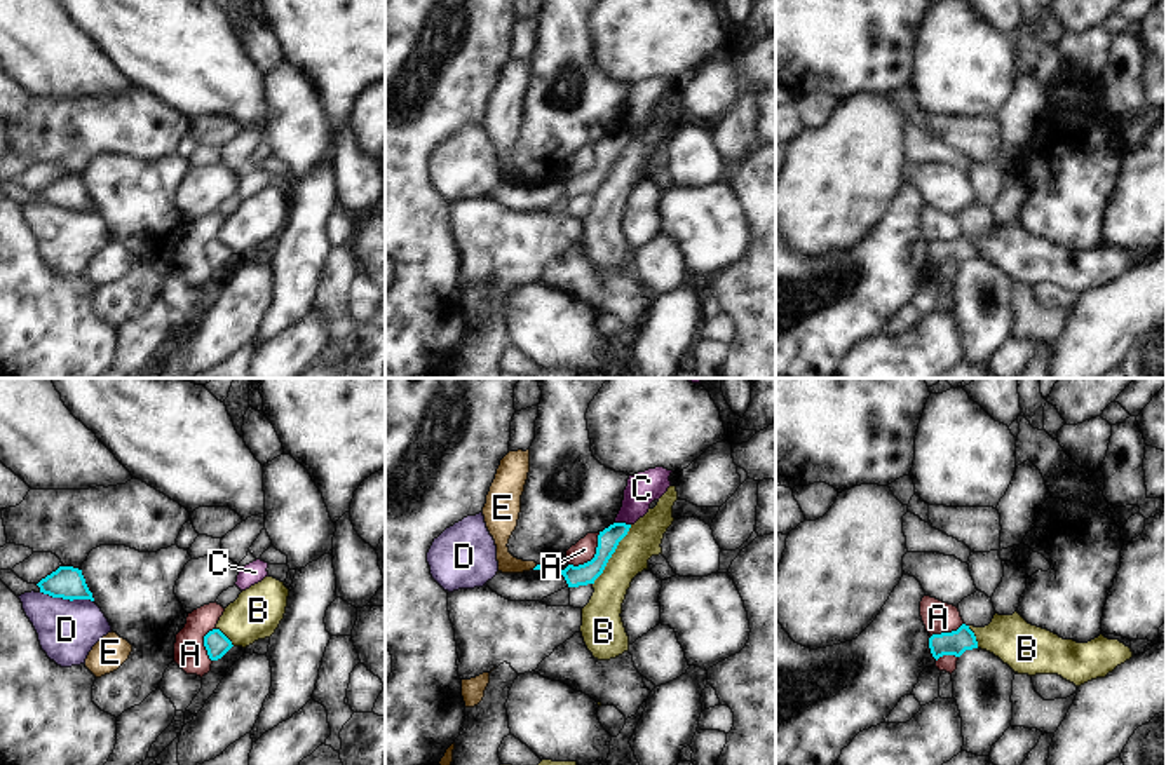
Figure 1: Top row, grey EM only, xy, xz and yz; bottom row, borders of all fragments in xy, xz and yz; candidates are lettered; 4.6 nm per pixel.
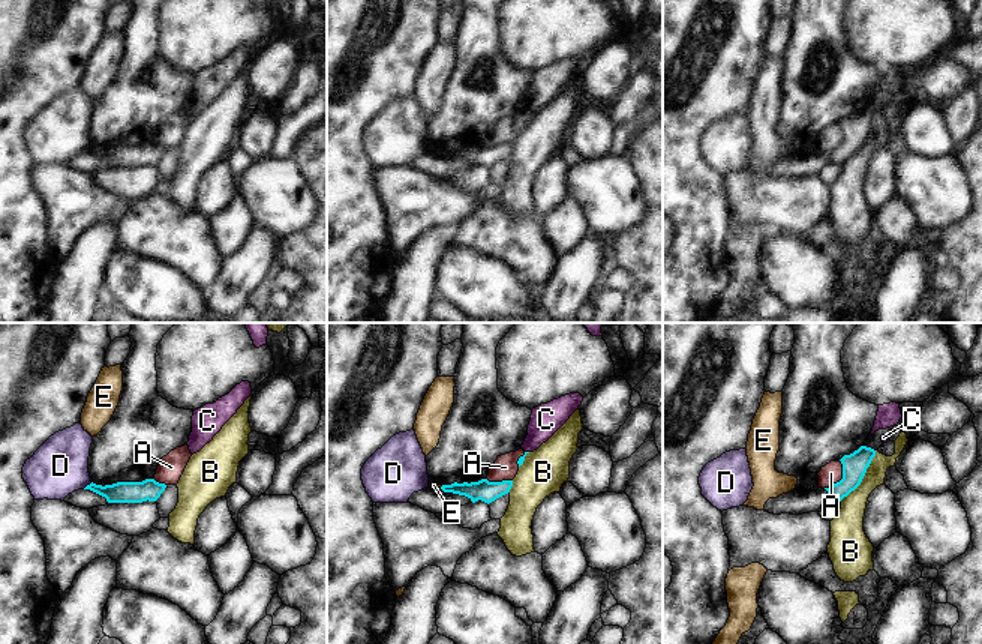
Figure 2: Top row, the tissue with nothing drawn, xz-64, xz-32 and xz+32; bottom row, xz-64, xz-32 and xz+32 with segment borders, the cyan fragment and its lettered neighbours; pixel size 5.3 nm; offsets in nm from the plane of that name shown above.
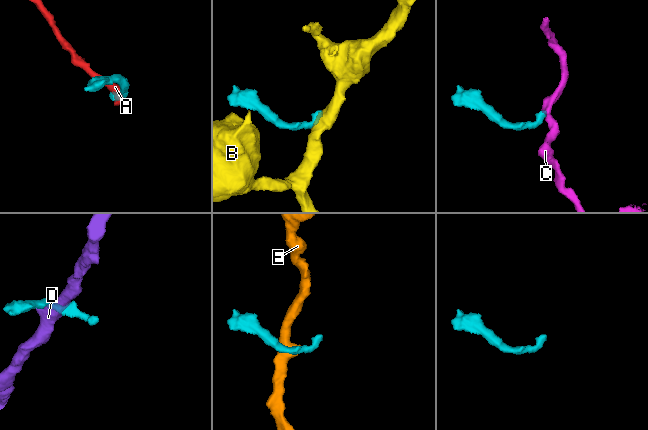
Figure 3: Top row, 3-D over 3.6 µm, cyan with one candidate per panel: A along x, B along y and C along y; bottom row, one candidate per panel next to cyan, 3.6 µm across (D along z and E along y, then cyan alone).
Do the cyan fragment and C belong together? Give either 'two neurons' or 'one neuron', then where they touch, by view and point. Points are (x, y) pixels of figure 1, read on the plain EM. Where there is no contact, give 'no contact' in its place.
two neurons; meets cyan in xz at (623, 133)

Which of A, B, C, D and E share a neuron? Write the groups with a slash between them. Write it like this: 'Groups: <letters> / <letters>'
Groups: A / B / C D / E

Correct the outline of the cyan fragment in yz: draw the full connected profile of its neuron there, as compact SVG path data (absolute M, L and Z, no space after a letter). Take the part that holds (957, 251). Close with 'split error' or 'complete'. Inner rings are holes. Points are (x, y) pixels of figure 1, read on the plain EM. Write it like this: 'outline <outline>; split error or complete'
outline M962 234L957 240L932 244L929 247L929 258L938 270L943 265L960 267L966 260L978 258L978 251L969 235Z; complete

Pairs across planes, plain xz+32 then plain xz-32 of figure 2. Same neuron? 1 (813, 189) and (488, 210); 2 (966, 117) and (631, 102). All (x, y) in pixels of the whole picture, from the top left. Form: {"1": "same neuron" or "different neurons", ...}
{"1": "different neurons", "2": "same neuron"}

